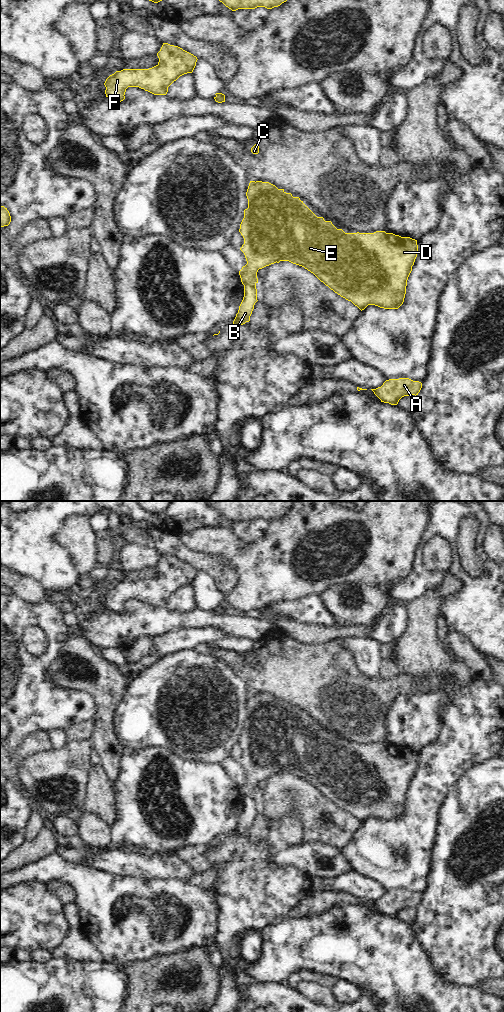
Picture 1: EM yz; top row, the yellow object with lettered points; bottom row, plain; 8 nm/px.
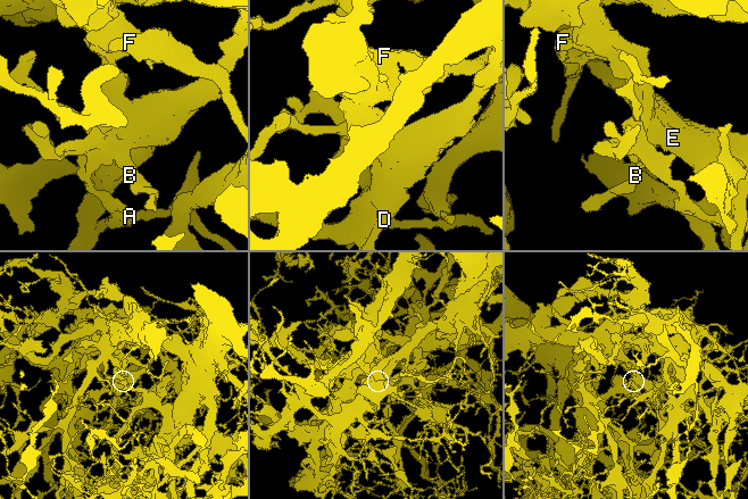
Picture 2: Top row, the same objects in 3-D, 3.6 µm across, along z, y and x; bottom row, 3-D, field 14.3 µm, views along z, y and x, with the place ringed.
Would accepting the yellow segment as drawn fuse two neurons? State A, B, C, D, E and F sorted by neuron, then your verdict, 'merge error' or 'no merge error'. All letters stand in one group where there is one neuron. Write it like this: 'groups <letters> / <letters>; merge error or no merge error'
groups A B C F / D E; merge error

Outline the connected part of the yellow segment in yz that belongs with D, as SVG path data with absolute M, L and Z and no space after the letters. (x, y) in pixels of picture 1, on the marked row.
M269 182L249 185L246 196L248 208L239 229L244 238L240 250L247 261L239 271L244 286L258 283L259 269L289 261L313 273L361 311L368 305L398 309L403 304L407 280L418 254L417 240L385 231L345 233L331 221L317 217L299 197Z

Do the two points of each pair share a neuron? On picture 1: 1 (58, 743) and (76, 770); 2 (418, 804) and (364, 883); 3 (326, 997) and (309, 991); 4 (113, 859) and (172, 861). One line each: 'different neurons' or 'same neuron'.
1: different neurons
2: different neurons
3: same neuron
4: same neuron

